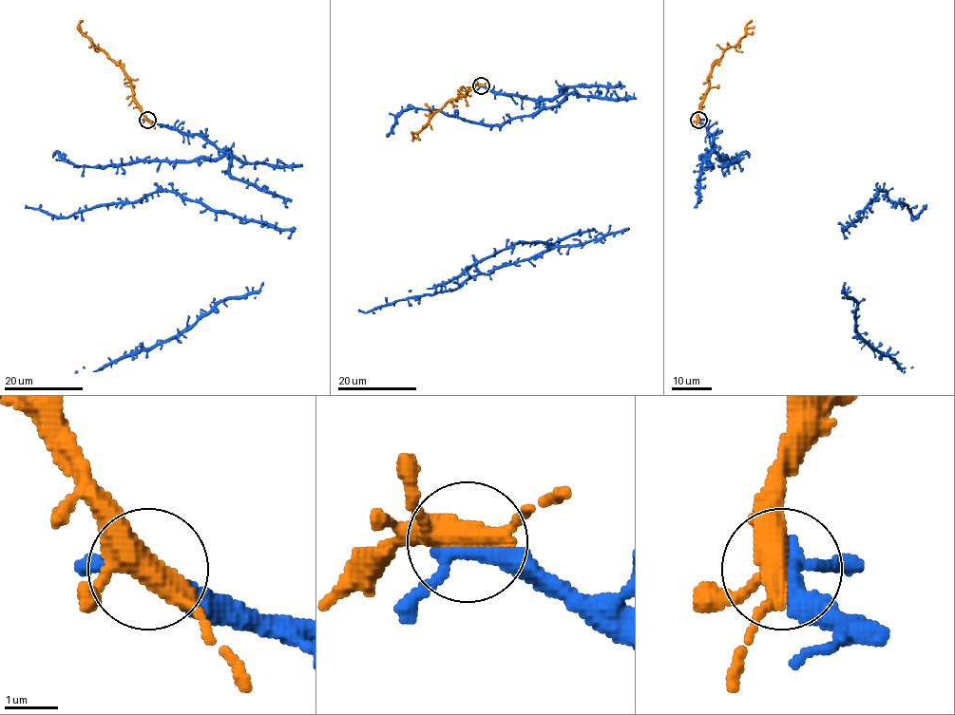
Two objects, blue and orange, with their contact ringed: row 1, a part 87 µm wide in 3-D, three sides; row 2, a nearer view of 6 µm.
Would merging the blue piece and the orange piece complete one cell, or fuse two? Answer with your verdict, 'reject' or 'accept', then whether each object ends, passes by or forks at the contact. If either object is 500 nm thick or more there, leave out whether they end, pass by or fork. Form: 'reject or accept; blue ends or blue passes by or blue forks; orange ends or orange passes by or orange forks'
accept; blue passes by; orange forks

